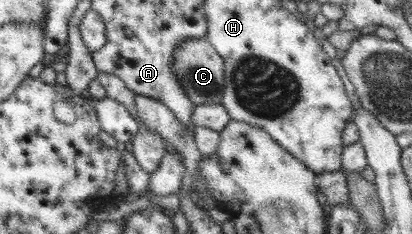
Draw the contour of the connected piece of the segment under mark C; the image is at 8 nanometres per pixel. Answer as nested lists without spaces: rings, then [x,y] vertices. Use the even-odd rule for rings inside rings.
[[[205,38],[185,39],[175,47],[172,71],[178,76],[179,82],[187,96],[196,105],[220,104],[224,90],[224,60],[215,47]]]

